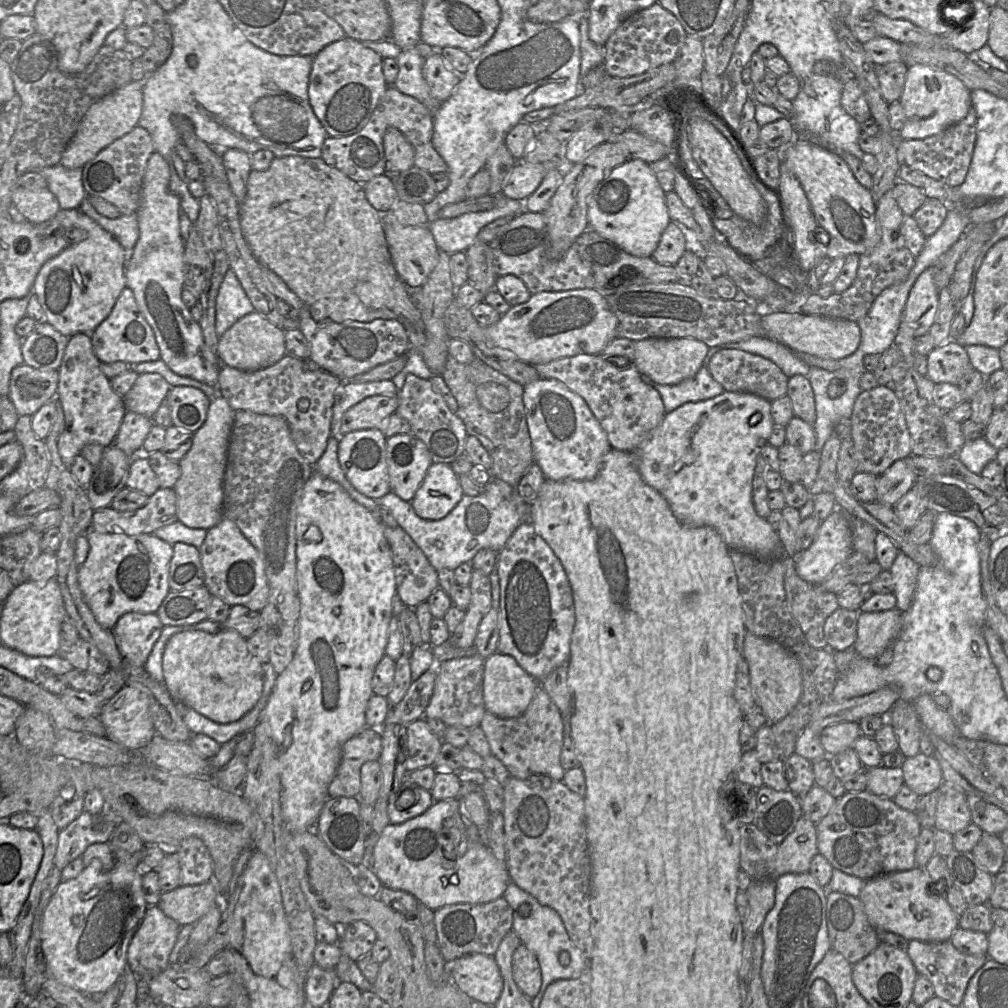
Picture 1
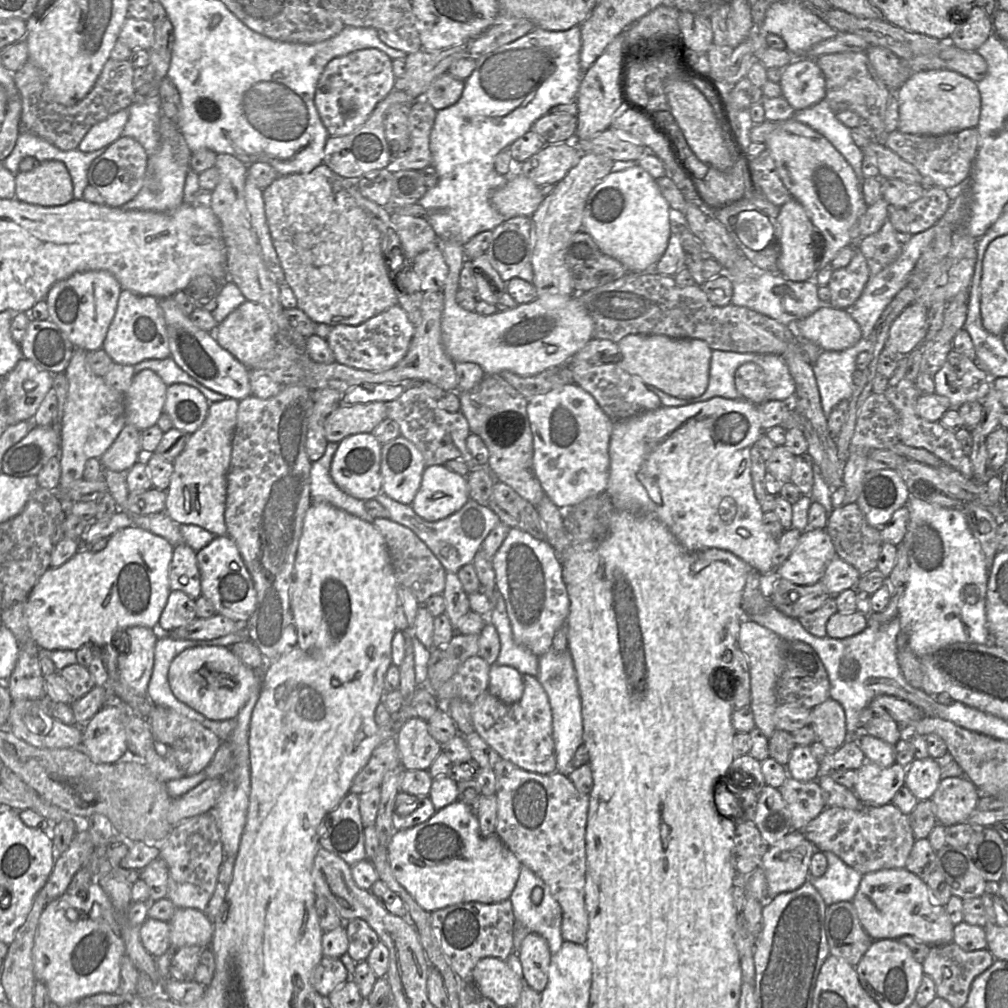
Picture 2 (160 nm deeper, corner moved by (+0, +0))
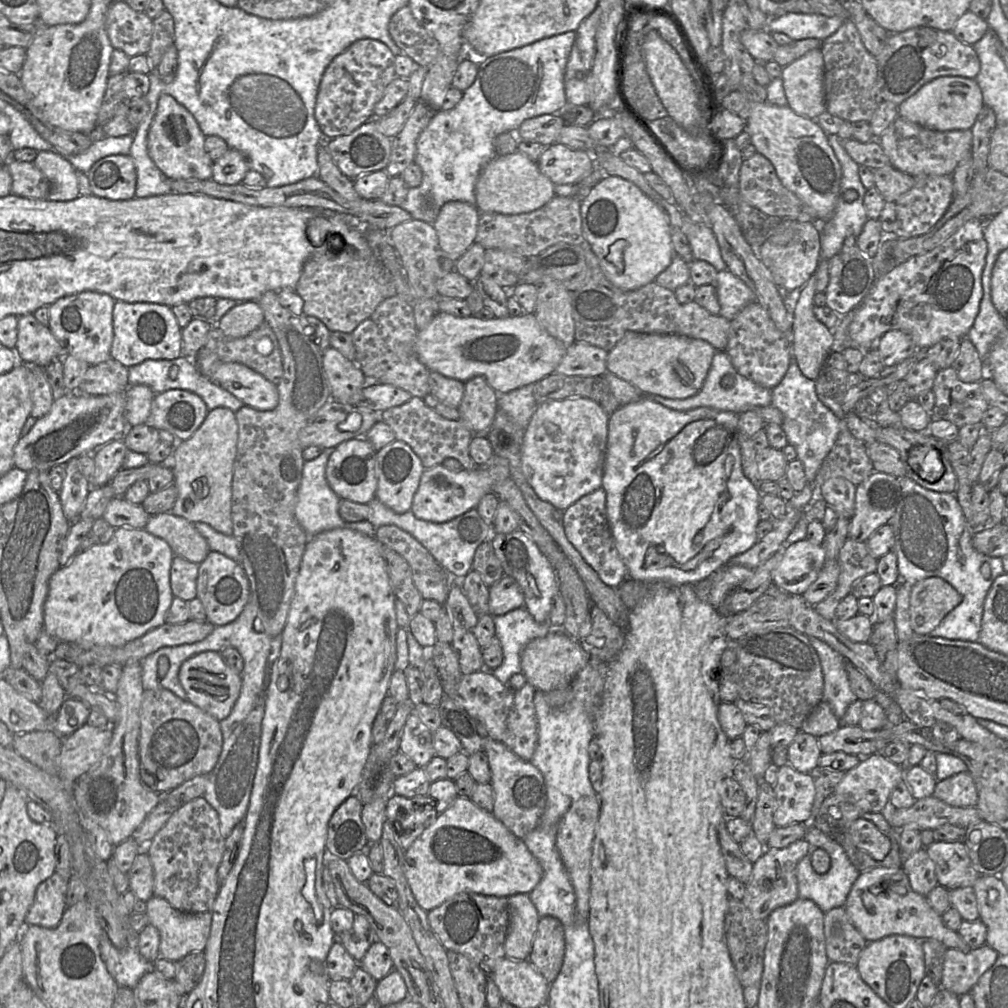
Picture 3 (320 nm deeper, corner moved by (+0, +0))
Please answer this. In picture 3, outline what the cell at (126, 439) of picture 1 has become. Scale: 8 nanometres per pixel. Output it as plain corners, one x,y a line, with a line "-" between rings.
123,438
114,439
93,452
94,472
90,479
91,487
100,487
122,468
125,455
128,451

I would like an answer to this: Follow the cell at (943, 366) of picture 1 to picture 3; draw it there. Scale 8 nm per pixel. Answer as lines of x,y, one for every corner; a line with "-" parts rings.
952,366
938,371
932,390
935,394
932,420
947,420
959,429
966,424
981,423
984,413
990,407
982,394
980,382
962,382

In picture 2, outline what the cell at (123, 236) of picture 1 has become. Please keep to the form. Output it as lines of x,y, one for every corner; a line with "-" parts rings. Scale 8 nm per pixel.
163,114
160,118
159,133
160,146
157,152
148,158
147,174
143,187
131,201
121,207
114,208
164,213
176,209
183,203
184,184
190,170
189,160
192,152
177,124

